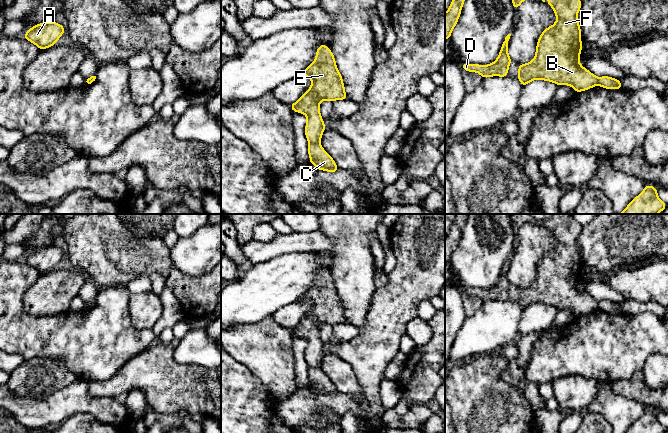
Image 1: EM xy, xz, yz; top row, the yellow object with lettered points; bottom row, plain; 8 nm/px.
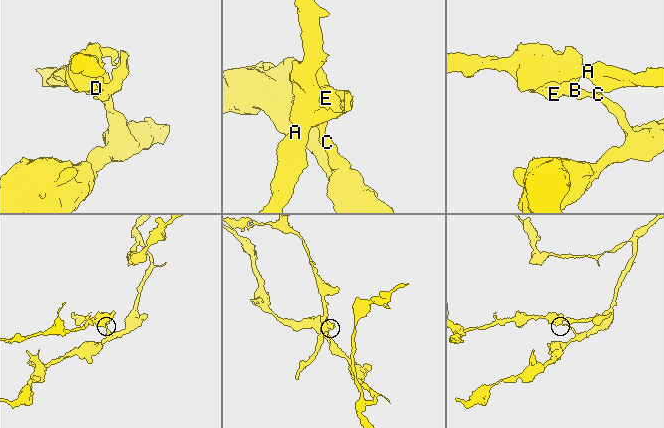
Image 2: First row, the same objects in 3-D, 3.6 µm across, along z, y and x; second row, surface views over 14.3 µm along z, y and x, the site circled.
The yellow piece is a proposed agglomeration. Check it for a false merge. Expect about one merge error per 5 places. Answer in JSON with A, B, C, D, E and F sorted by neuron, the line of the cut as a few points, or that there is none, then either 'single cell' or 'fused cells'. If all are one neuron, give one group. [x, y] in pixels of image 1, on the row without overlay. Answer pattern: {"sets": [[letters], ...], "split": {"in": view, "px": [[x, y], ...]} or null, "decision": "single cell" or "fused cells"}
{"sets": [["A", "B", "D", "E", "F"], ["C"]], "split": {"in": "xz", "px": [[309, 366], [318, 367]]}, "decision": "fused cells"}

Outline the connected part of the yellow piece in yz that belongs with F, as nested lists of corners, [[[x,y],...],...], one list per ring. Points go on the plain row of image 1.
[[[552,214],[546,226],[553,232],[557,244],[540,259],[534,283],[527,288],[519,288],[517,302],[522,311],[539,303],[551,305],[558,310],[570,309],[576,317],[593,312],[598,309],[598,301],[579,287],[582,266],[577,239],[583,226],[575,220],[573,214]]]

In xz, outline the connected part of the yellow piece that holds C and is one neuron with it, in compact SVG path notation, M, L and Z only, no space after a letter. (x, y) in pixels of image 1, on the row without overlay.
M309 367L308 378L310 387L316 390L318 394L328 395L330 397L339 395L338 390L332 381L322 372L322 370L314 367Z

